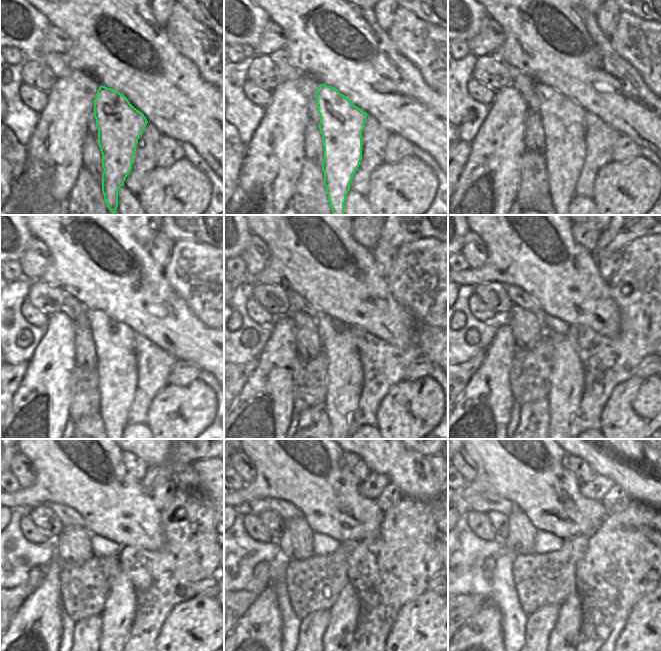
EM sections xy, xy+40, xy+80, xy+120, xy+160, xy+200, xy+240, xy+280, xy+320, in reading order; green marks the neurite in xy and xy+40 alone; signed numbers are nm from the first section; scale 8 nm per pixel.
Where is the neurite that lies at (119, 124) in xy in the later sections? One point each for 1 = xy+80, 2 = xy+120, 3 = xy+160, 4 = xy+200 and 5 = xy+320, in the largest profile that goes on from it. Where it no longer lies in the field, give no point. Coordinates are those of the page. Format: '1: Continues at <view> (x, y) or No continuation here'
1: Continues at xy+80 (562, 119)
2: Continues at xy+120 (114, 341)
3: Continues at xy+160 (344, 378)
4: Continues at xy+200 (567, 378)
5: Continues at xy+320 (563, 639)

